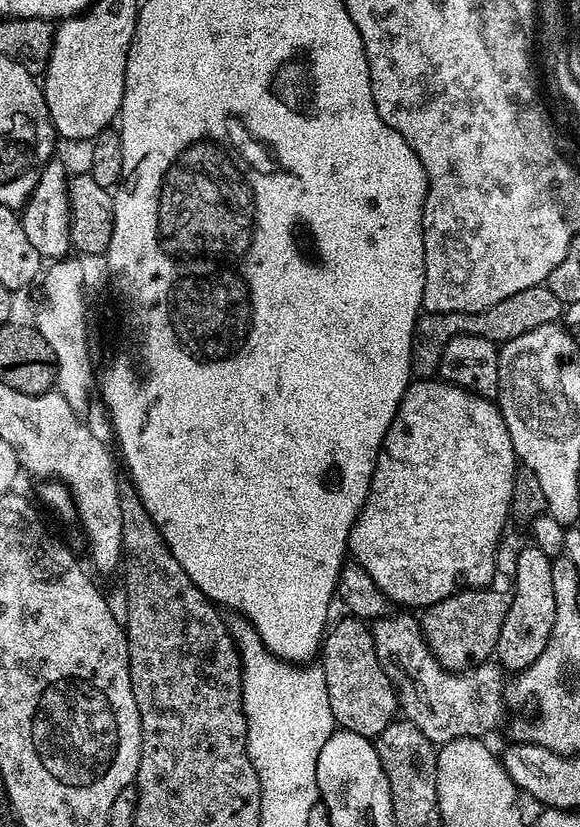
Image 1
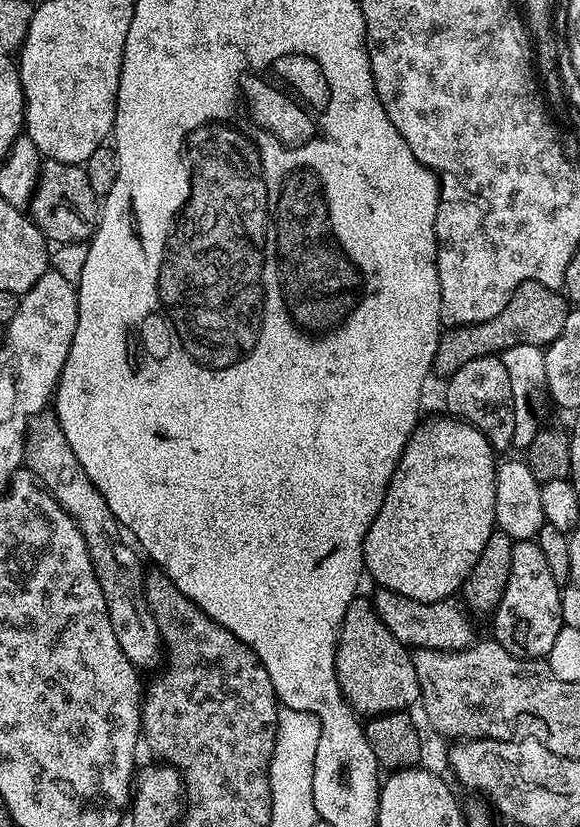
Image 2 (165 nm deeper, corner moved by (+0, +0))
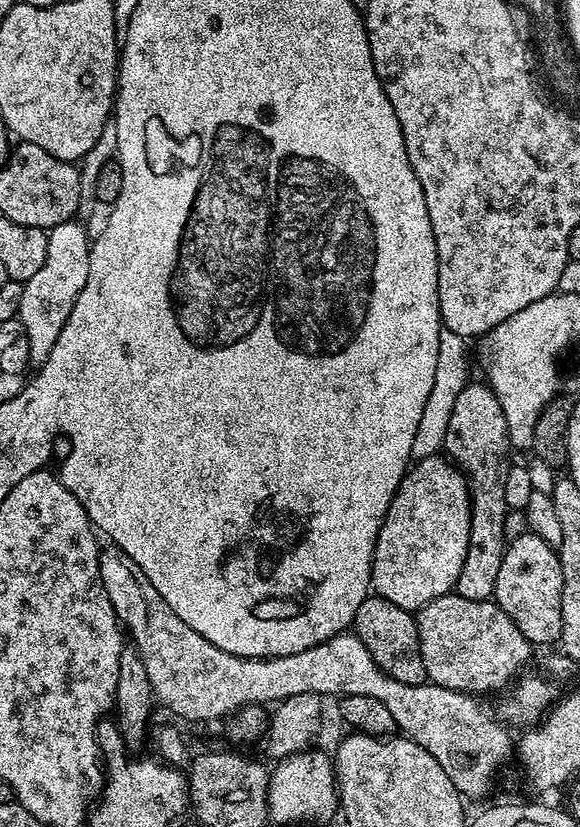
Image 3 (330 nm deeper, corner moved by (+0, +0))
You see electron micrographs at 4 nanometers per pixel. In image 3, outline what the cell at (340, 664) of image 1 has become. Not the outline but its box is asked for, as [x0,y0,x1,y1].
[354,594,428,684]

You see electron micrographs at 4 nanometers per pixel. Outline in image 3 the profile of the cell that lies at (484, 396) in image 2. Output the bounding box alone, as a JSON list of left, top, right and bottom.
[443,382,510,600]

